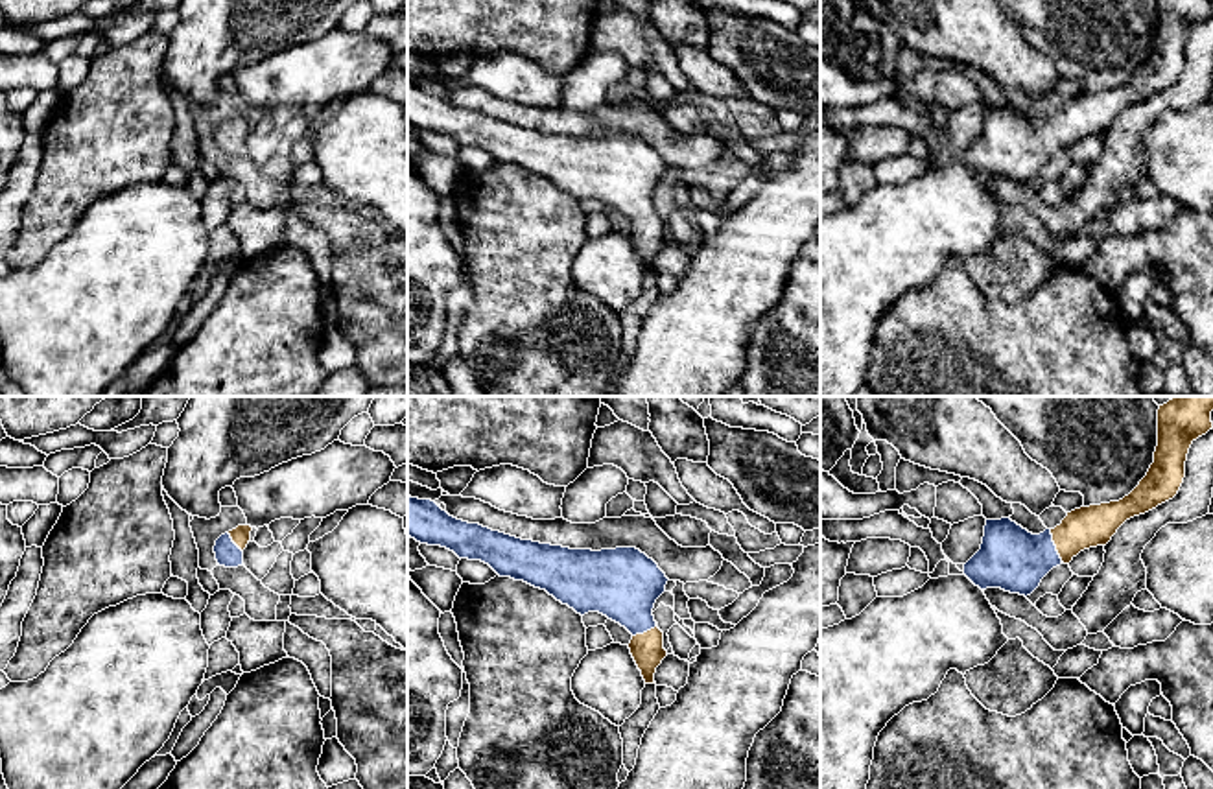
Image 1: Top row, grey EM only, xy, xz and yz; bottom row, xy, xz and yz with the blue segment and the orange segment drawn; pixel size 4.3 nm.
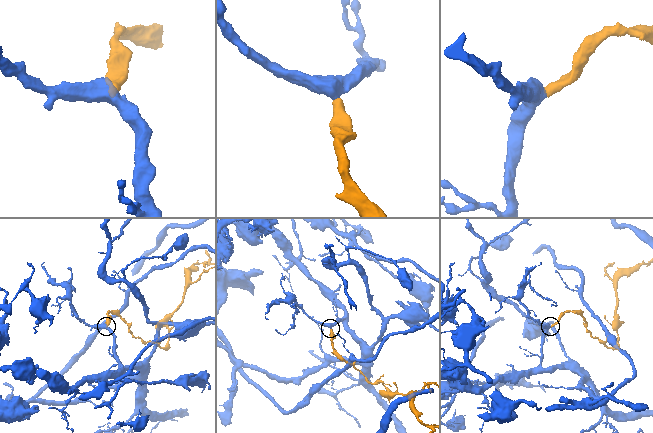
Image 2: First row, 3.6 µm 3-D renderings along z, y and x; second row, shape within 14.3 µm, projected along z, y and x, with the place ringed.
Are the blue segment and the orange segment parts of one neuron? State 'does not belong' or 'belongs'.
belongs

